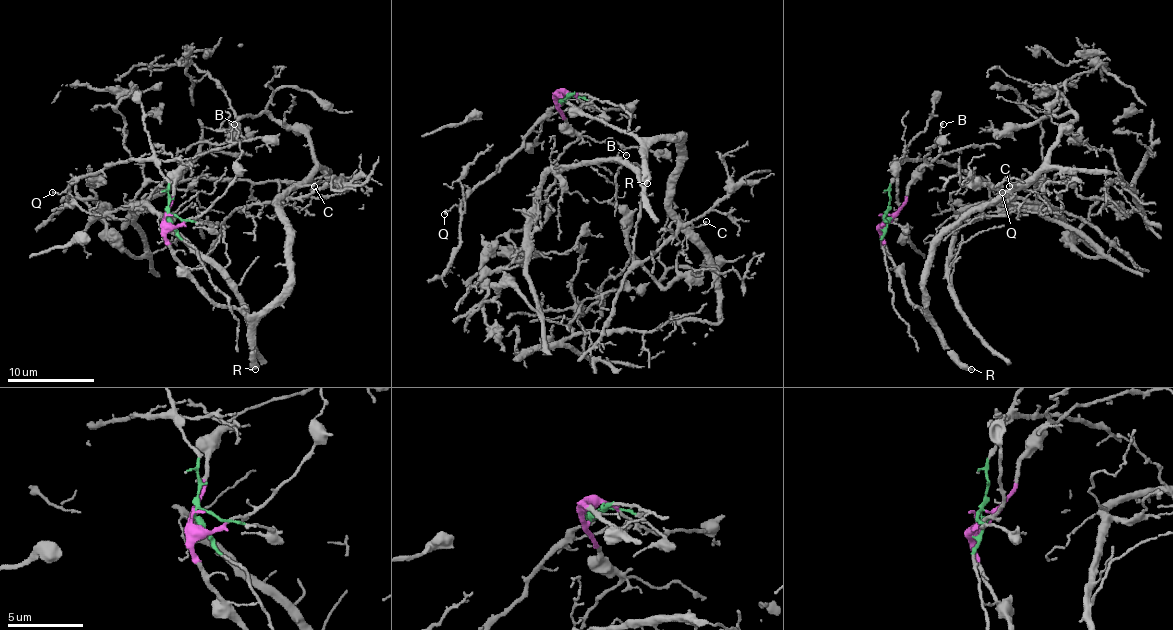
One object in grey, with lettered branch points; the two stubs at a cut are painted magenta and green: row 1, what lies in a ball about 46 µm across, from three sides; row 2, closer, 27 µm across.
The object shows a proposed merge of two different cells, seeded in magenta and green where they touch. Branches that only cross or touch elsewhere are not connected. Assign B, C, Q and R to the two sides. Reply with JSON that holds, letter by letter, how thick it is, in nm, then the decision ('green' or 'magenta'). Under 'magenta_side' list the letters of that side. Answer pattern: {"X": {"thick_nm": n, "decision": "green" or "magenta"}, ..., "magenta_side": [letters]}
{"B": {"thick_nm": 140, "decision": "magenta"}, "C": {"thick_nm": 120, "decision": "magenta"}, "Q": {"thick_nm": 150, "decision": "green"}, "R": {"thick_nm": 440, "decision": "magenta"}, "magenta_side": ["B", "C", "R"]}

